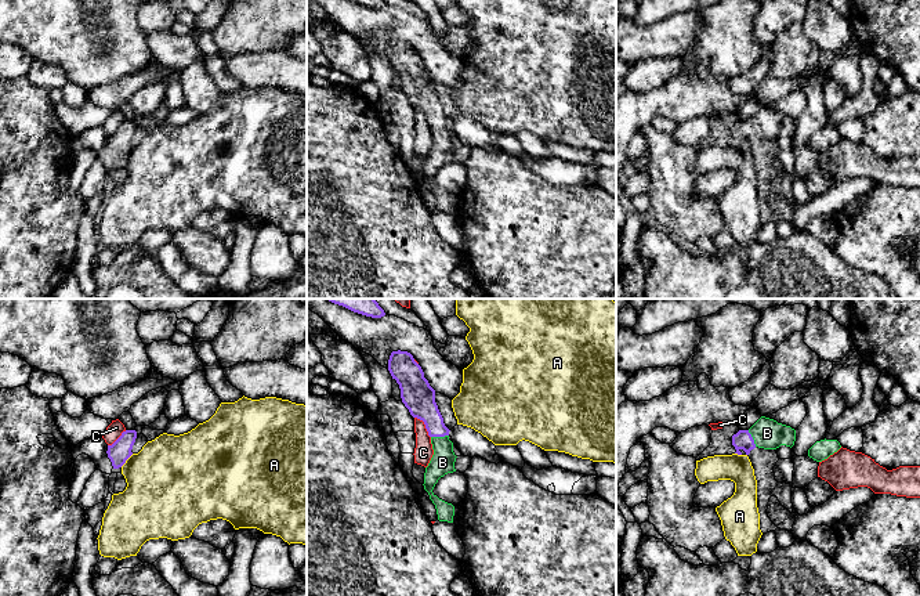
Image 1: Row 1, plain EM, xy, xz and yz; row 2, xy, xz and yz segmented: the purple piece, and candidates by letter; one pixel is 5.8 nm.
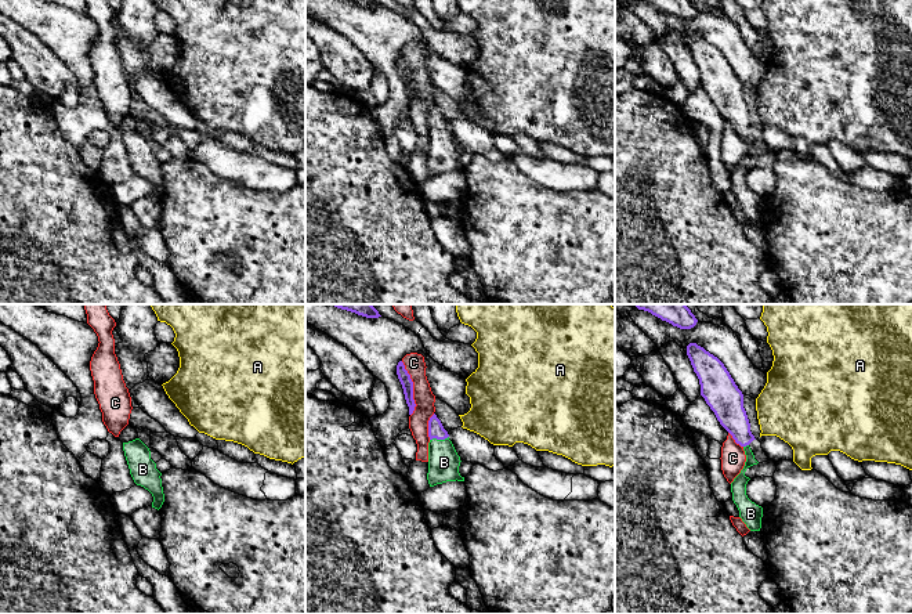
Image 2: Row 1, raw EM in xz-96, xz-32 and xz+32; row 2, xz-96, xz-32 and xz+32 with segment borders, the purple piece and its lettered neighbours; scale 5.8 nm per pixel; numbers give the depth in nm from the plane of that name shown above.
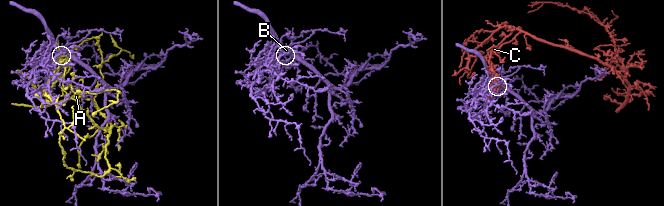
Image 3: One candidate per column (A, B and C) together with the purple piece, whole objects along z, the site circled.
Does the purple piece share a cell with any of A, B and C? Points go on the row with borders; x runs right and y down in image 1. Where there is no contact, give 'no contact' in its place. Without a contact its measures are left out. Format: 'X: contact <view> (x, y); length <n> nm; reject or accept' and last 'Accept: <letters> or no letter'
A: contact xy (126, 459); length 110 nm; reject
B: contact xz (439, 436); length 110 nm; accept
C: contact xz (426, 426); length 160 nm; reject
Accept: B

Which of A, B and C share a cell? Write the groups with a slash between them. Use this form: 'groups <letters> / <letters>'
groups A / B / C

